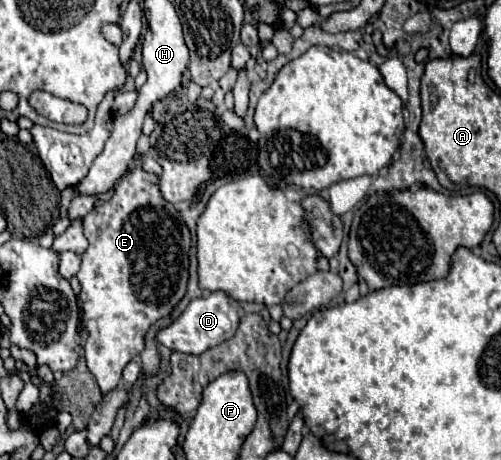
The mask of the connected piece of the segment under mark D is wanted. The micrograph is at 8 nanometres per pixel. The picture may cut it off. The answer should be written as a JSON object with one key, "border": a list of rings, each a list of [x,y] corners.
{"border":[[[217,291],[217,293],[209,293],[205,297],[193,299],[187,305],[185,313],[177,321],[173,321],[173,325],[159,331],[157,339],[171,351],[179,351],[179,353],[187,353],[187,355],[201,355],[209,347],[215,347],[215,345],[231,339],[235,335],[237,327],[239,327],[239,313],[237,313],[233,299],[227,293]]]}

